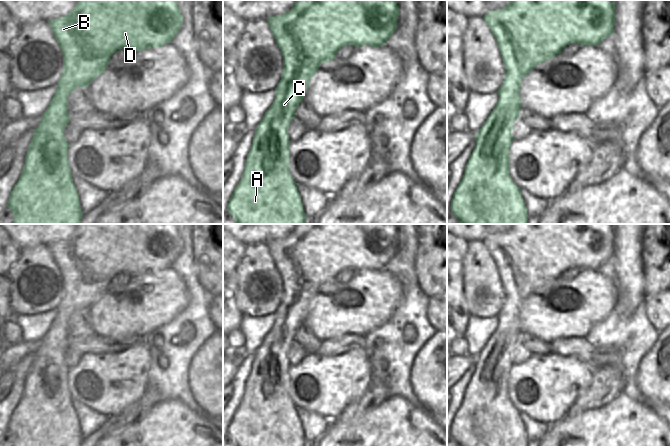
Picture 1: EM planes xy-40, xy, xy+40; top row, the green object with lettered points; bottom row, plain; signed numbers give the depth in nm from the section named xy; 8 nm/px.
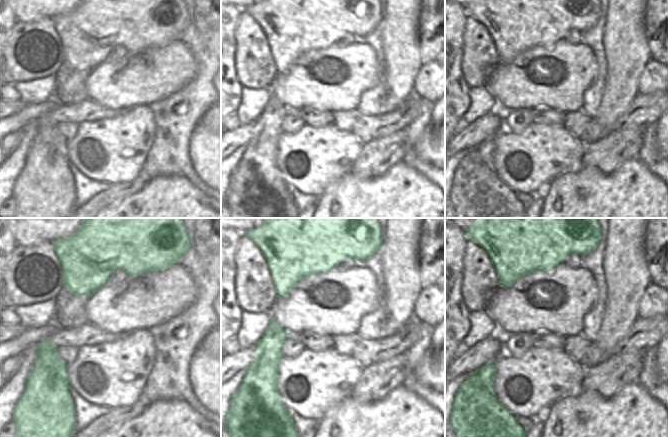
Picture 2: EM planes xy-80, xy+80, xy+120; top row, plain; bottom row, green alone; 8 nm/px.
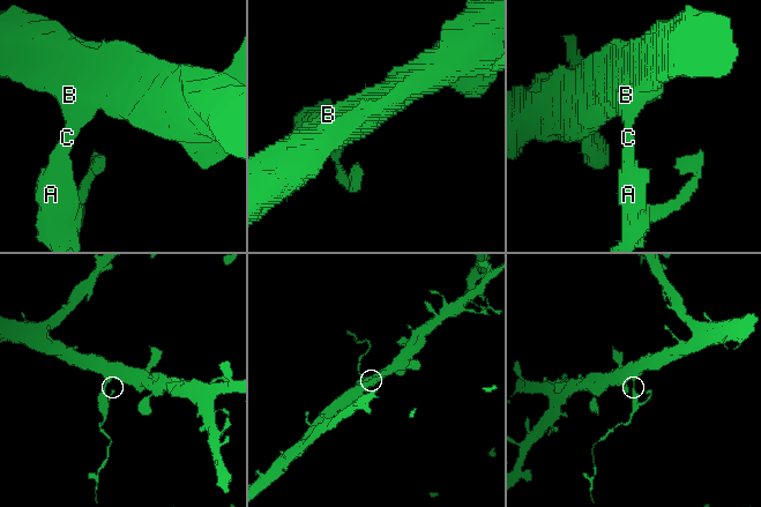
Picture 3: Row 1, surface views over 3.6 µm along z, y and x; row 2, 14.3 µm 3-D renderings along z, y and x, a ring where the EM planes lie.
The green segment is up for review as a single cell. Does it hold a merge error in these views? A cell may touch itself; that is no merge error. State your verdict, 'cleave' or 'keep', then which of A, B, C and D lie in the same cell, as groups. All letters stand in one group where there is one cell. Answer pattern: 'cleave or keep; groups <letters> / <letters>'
cleave; groups A / B C D

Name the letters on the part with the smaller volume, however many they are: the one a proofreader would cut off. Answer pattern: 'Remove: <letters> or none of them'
Remove: A

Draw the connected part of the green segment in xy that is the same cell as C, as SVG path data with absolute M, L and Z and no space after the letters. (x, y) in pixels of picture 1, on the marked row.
M296 0L290 11L267 19L283 56L283 72L275 88L275 100L255 128L255 135L262 135L279 146L277 162L282 180L291 177L291 141L287 132L291 120L295 117L295 110L307 92L309 80L322 63L335 59L335 54L344 45L385 45L397 28L398 16L397 0Z

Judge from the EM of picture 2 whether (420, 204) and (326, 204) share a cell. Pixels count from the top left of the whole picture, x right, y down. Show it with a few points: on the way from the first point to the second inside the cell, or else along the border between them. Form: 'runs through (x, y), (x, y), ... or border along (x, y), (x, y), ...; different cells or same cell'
runs through (397, 204), (349, 204); same cell

